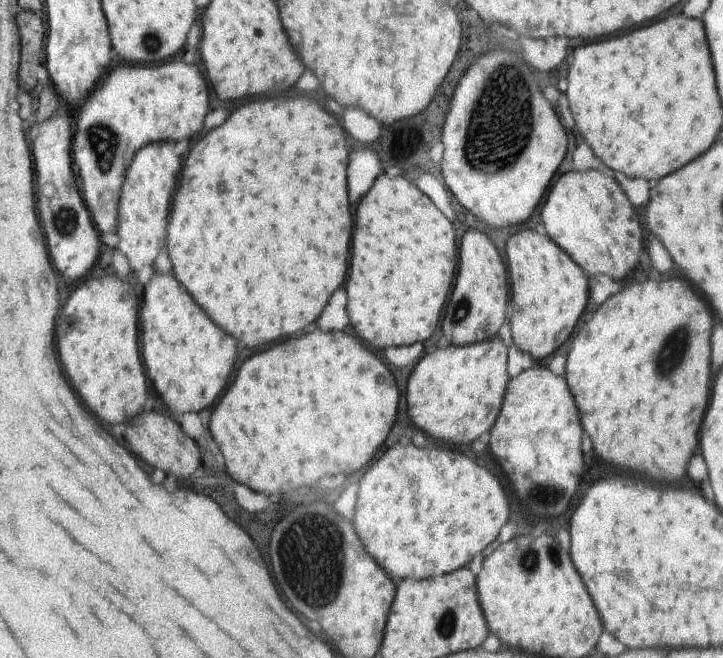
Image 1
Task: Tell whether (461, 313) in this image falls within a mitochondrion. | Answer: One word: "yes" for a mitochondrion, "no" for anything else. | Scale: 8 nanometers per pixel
yes

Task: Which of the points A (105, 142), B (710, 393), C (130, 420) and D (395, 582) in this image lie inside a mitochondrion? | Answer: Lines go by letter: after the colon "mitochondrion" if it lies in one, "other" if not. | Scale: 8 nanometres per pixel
A: mitochondrion
B: other
C: other
D: other

